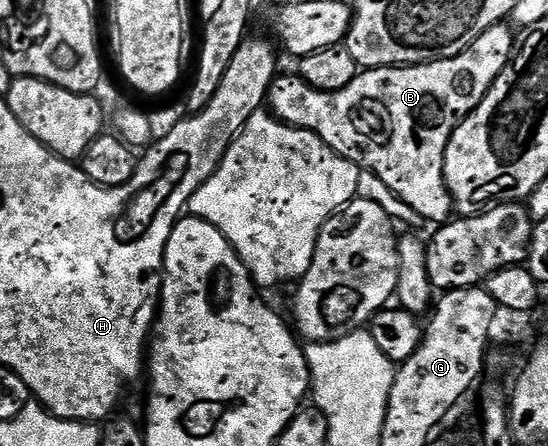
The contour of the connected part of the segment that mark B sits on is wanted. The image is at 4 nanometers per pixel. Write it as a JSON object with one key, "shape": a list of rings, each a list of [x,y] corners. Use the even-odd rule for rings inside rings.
{"shape":[[[504,22],[490,26],[486,34],[479,36],[462,54],[454,54],[454,58],[361,71],[354,82],[350,82],[350,86],[337,92],[319,92],[299,74],[280,74],[272,82],[266,104],[271,115],[282,123],[292,128],[316,132],[318,138],[322,138],[322,142],[330,146],[330,150],[334,150],[359,169],[378,174],[378,178],[382,178],[382,182],[386,182],[386,186],[390,186],[390,190],[394,190],[394,194],[402,198],[402,202],[406,202],[406,206],[410,206],[410,210],[414,210],[421,221],[429,220],[432,226],[443,226],[454,216],[452,195],[444,177],[446,146],[461,120],[479,106],[498,74],[502,74],[502,70],[512,59],[514,44],[512,48],[511,30],[513,31]]]}

